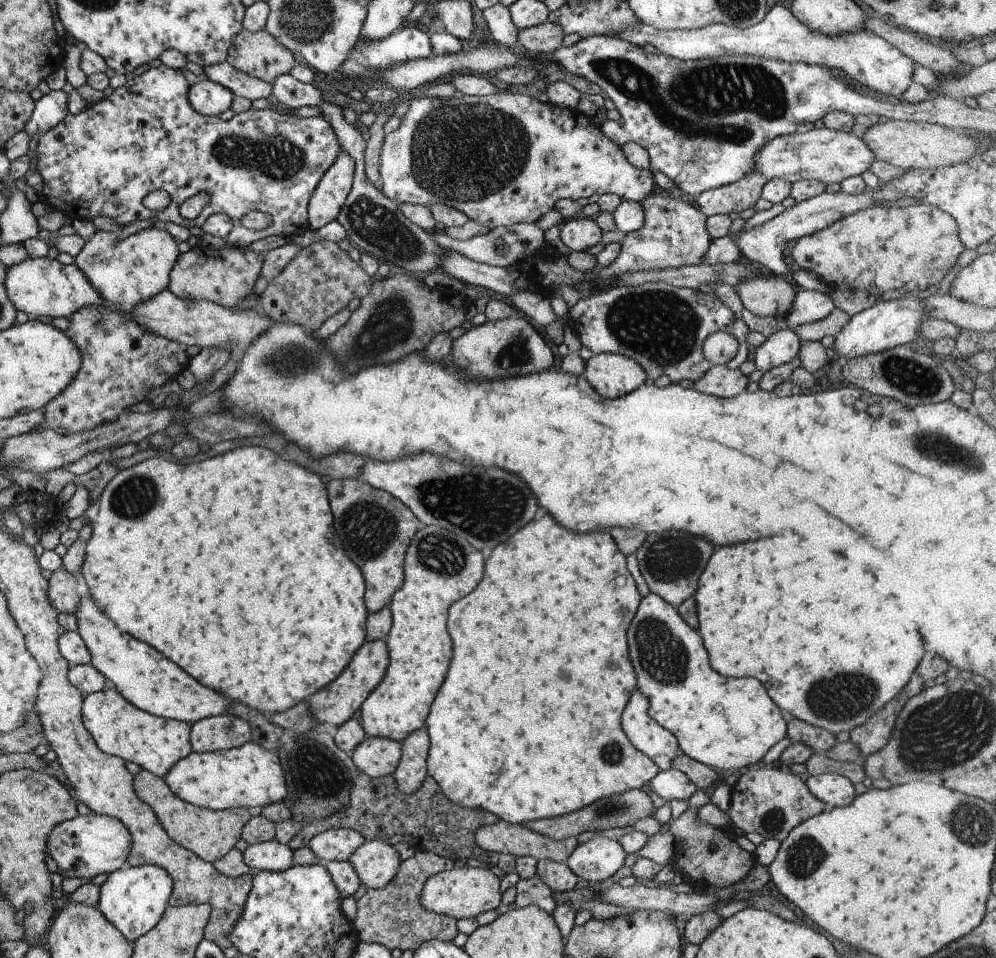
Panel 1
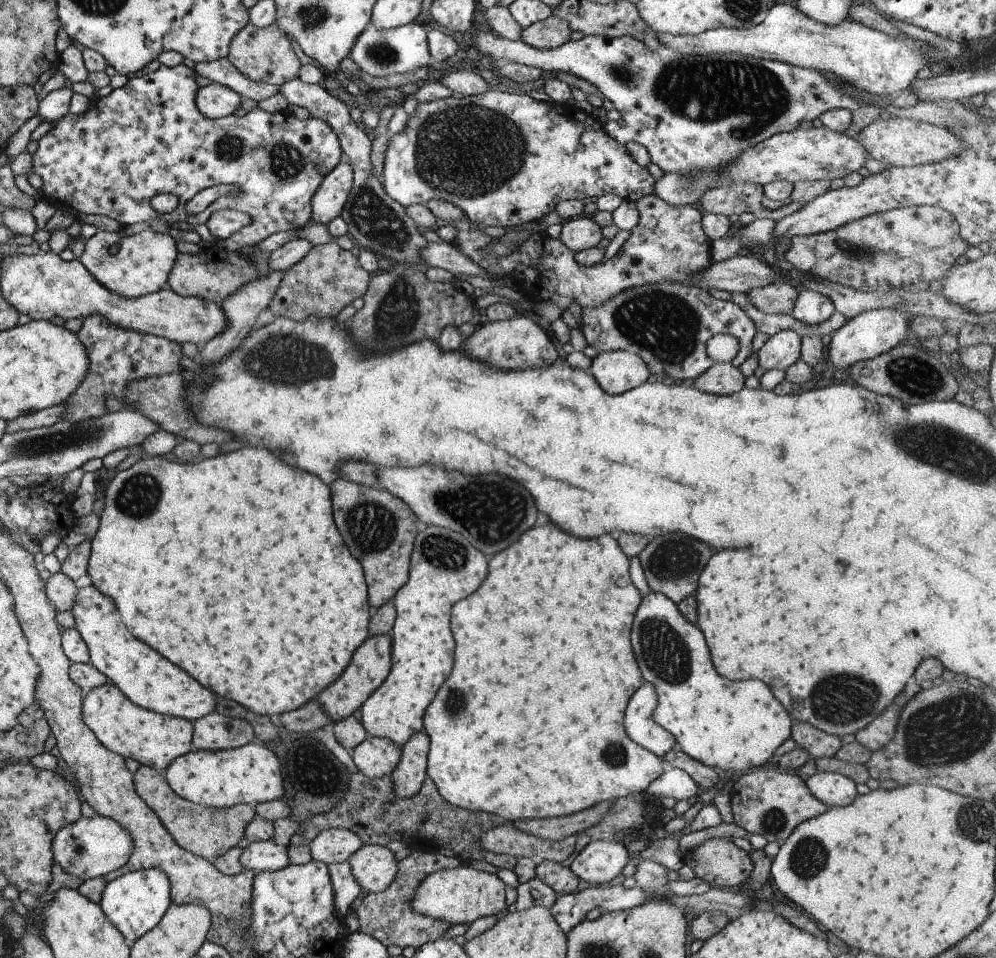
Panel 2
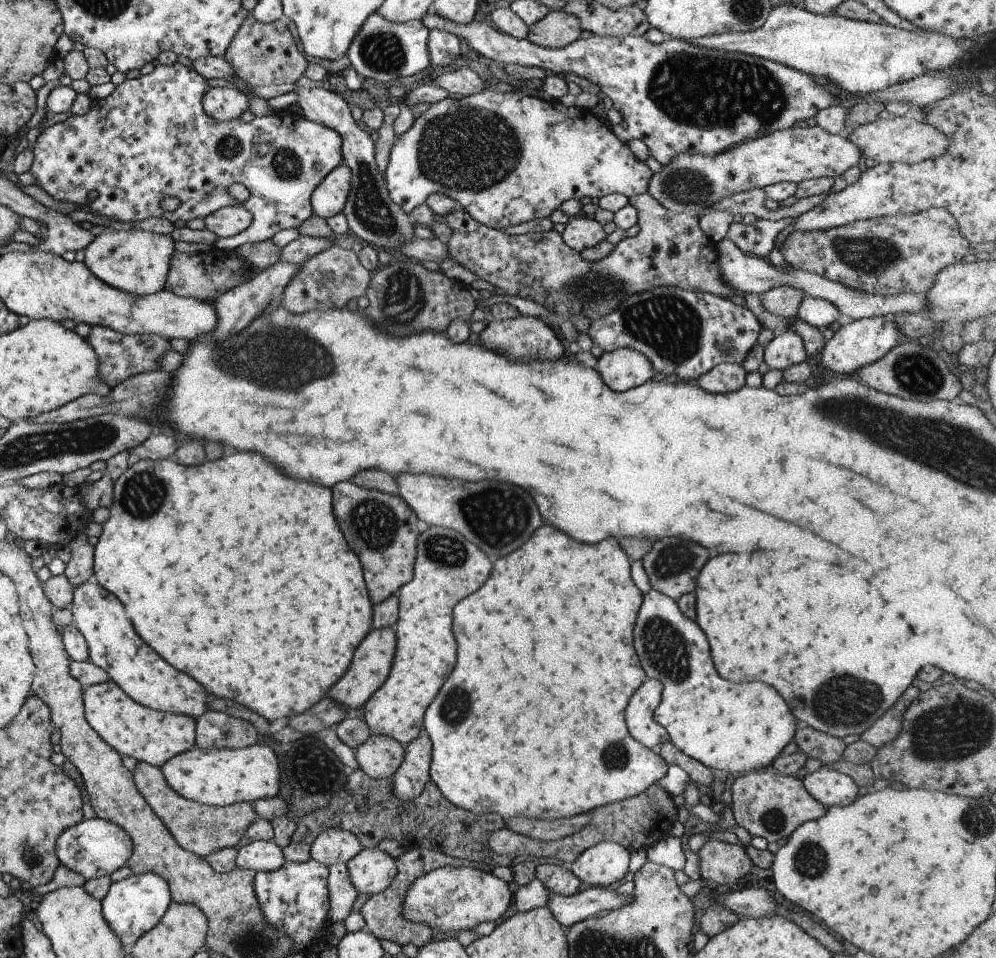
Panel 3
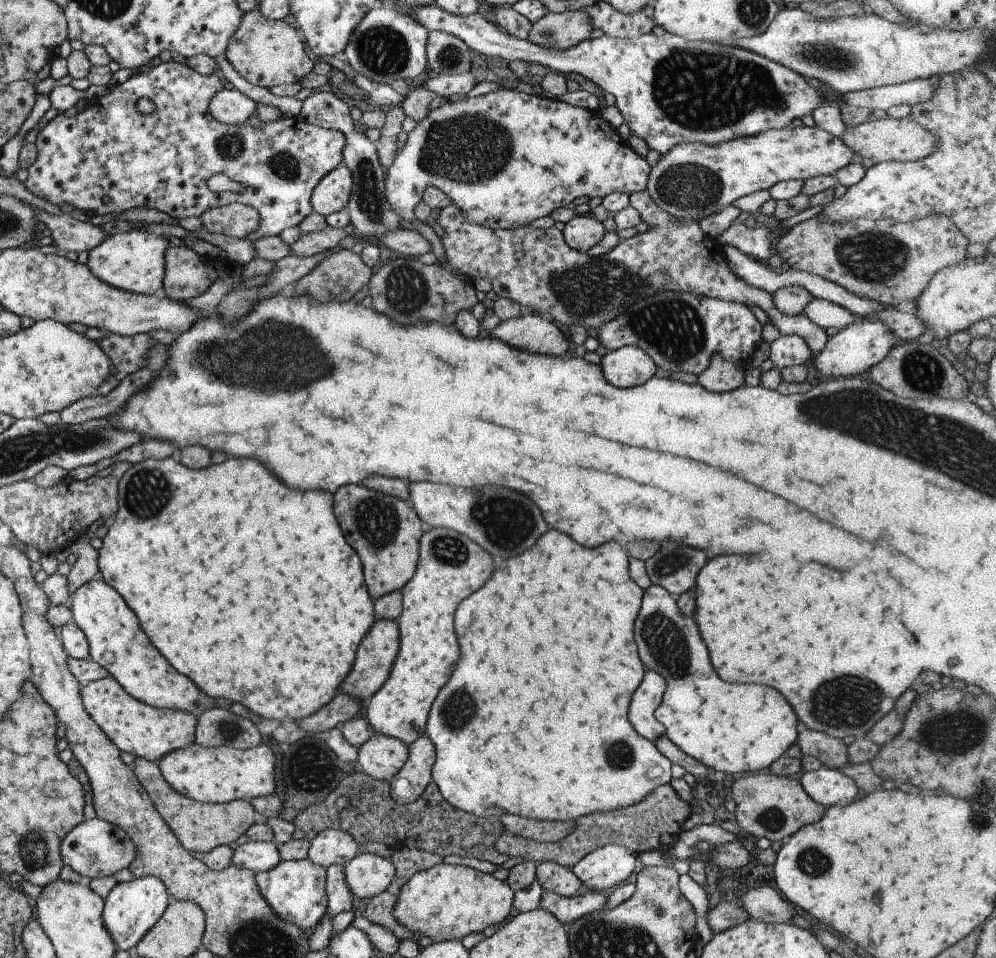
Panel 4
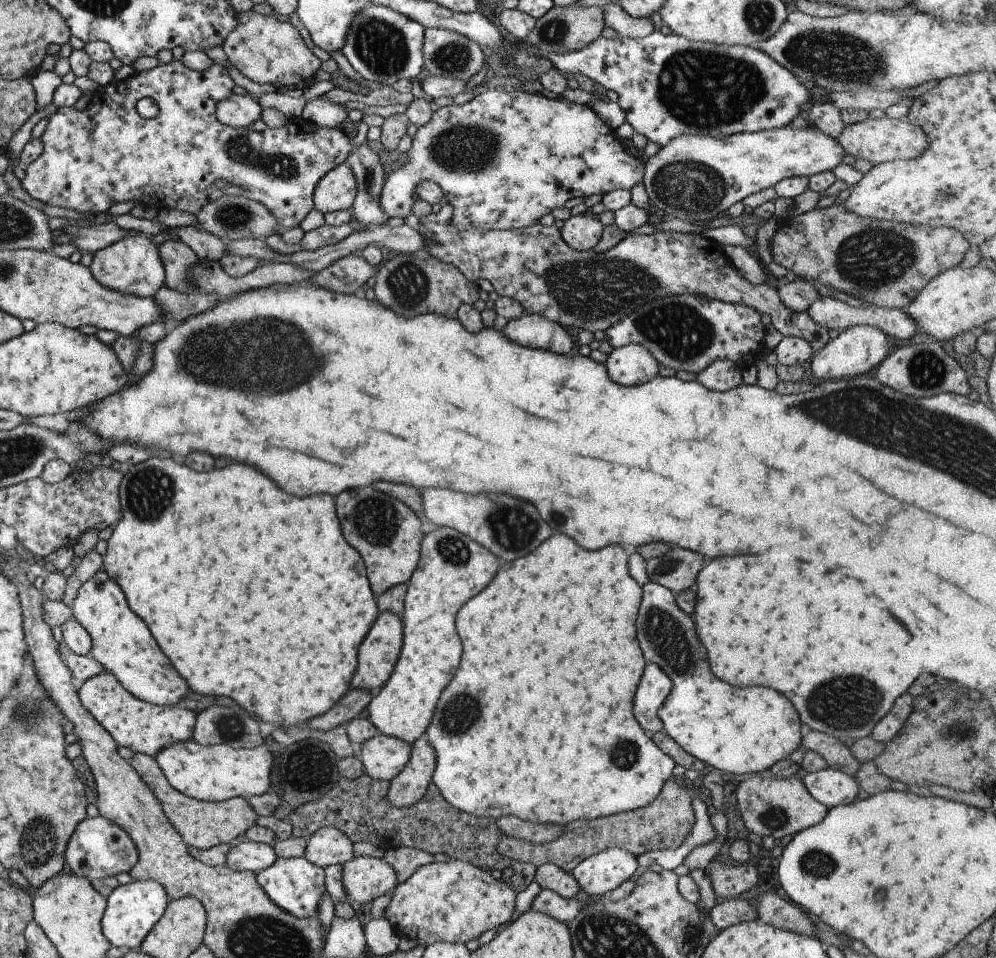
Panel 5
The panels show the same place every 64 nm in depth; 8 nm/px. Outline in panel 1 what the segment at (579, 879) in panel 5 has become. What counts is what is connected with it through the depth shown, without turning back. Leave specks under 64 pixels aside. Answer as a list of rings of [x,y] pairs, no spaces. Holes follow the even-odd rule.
[[[597,834],[576,844],[565,864],[575,877],[589,884],[599,882],[604,885],[619,868],[627,864],[627,857],[619,841]]]

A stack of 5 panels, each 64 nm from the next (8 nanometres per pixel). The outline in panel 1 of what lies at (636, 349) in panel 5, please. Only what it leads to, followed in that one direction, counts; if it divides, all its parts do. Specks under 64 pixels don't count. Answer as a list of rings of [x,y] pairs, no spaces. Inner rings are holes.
[[[622,354],[592,355],[584,362],[582,376],[603,398],[623,396],[645,382],[644,370],[632,358]]]

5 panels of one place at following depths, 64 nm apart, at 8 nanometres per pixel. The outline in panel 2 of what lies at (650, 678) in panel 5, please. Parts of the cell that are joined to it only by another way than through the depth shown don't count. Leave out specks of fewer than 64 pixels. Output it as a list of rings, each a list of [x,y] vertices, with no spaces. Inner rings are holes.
[[[642,682],[627,702],[623,726],[629,740],[651,752],[655,758],[663,760],[669,750],[676,748],[676,743],[667,730],[653,722],[651,712],[655,710],[655,704],[657,698],[653,686]]]

